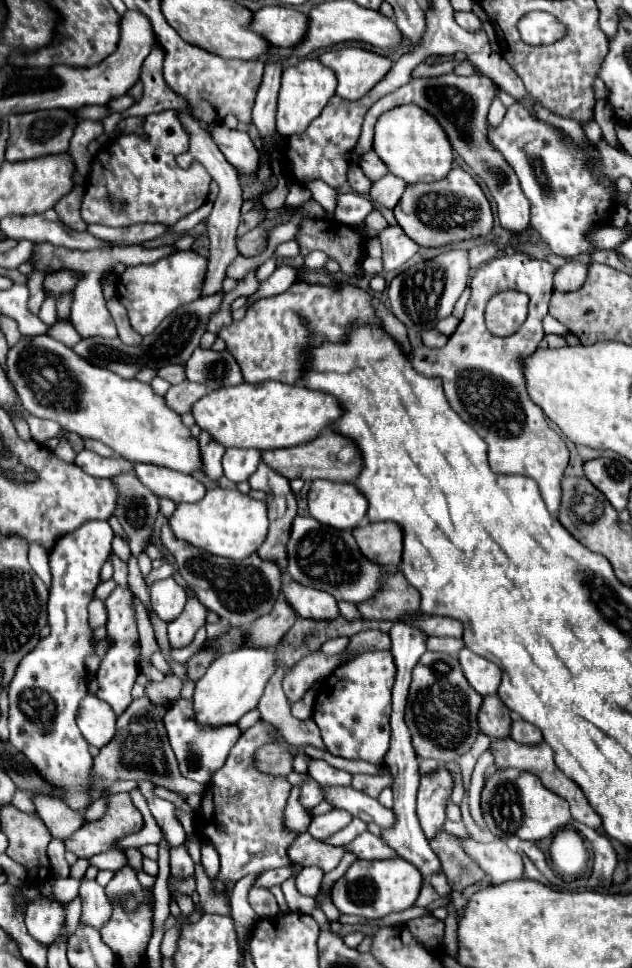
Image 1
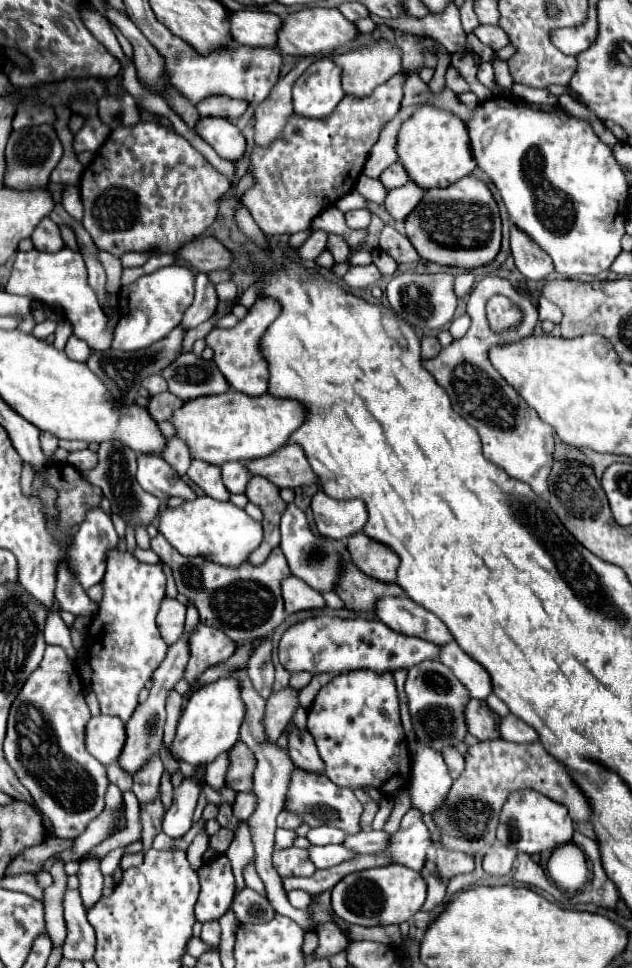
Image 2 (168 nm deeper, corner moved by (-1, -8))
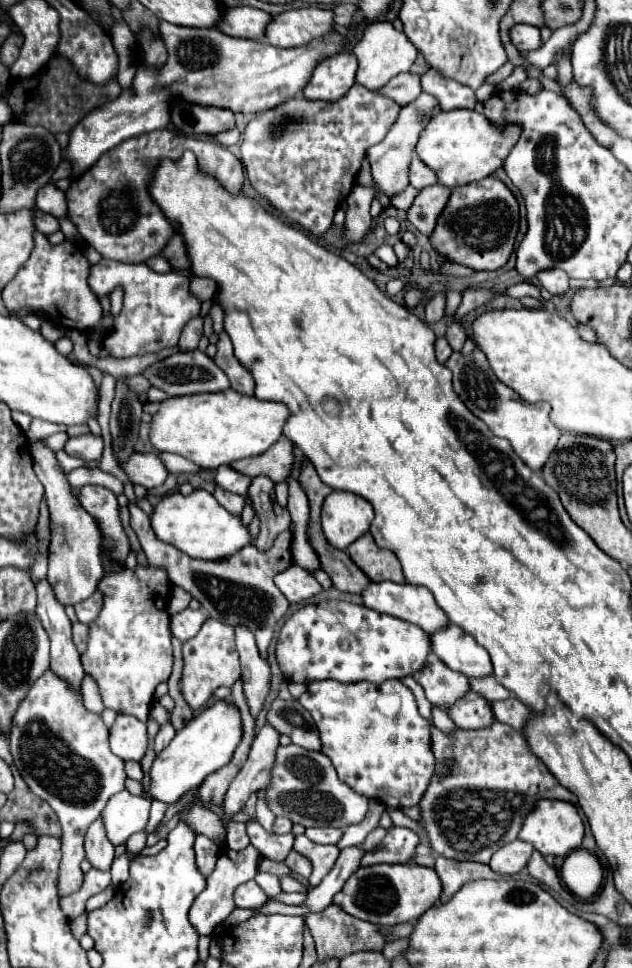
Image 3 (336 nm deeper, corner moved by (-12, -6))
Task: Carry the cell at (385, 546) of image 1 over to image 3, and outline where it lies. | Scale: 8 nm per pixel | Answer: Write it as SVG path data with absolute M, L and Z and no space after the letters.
M370 532L360 536L346 550L348 550L350 558L356 562L356 566L362 568L362 572L366 572L372 578L372 582L384 582L384 580L398 582L398 584L406 582L402 566L400 566L398 558L394 556L394 552L378 548L374 538L370 536Z

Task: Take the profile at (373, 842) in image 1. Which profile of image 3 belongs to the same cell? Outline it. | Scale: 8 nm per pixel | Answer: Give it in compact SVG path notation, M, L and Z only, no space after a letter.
M304 834L296 836L294 850L300 852L300 854L304 854L312 862L312 866L314 866L314 872L308 878L312 886L318 886L322 882L322 878L330 872L330 868L334 866L334 860L340 854L340 848L338 846L322 846L322 844L316 844L316 842L308 840Z

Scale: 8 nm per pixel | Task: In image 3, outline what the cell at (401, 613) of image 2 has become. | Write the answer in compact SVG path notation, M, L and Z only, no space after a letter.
M374 582L374 584L370 584L366 588L366 592L362 592L362 598L364 598L364 604L368 608L372 608L376 612L382 612L382 614L388 614L388 616L394 616L394 618L400 618L400 620L406 620L406 622L422 628L426 634L436 632L438 628L446 628L446 624L450 624L448 616L434 602L432 592L426 590L426 588L412 586L408 582L404 582L404 584L396 584L396 582Z

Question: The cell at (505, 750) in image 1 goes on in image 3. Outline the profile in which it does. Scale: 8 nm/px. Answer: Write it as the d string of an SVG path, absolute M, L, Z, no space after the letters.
M498 720L482 730L456 730L452 736L446 736L434 728L432 744L436 760L452 760L452 772L444 778L432 778L426 794L420 800L420 808L424 816L424 828L430 836L430 846L444 858L488 862L498 848L516 840L522 820L532 810L536 800L556 798L572 804L578 802L576 796L548 772L544 762L534 756L526 736Z

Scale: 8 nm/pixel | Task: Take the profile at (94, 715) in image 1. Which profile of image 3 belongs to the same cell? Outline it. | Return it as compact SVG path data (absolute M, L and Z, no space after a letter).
M118 714L110 728L110 750L126 760L140 760L146 752L146 724L130 714Z

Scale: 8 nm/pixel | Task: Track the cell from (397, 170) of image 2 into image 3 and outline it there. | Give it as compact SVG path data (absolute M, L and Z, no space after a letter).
M414 158L410 162L410 186L426 188L426 186L432 186L436 182L438 182L436 174L420 158Z

